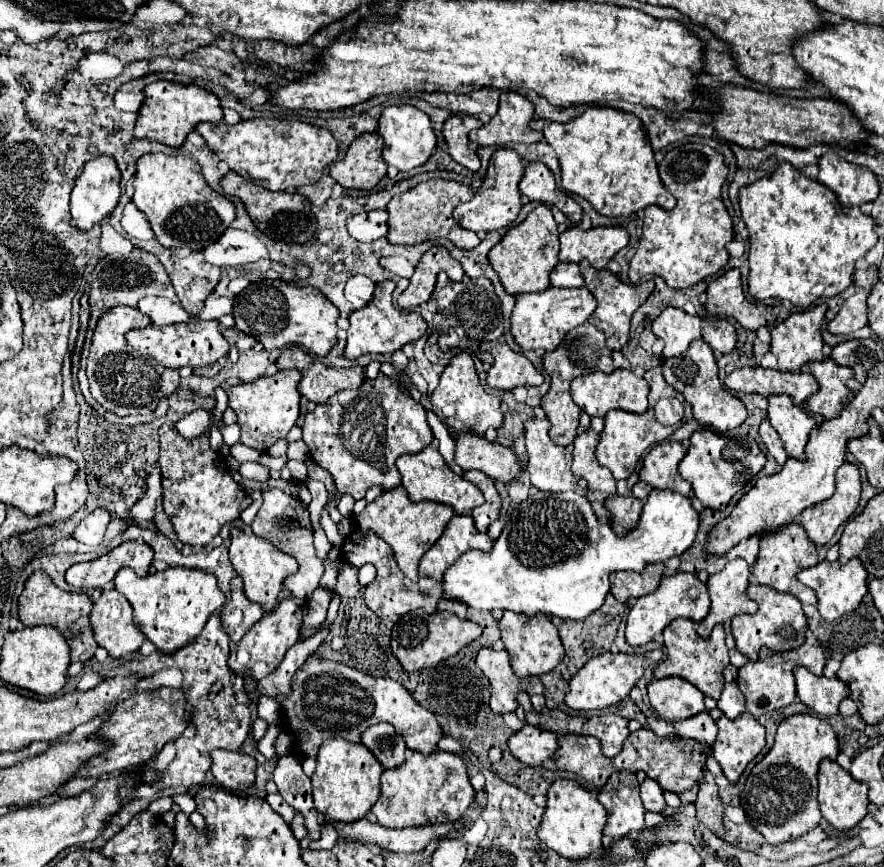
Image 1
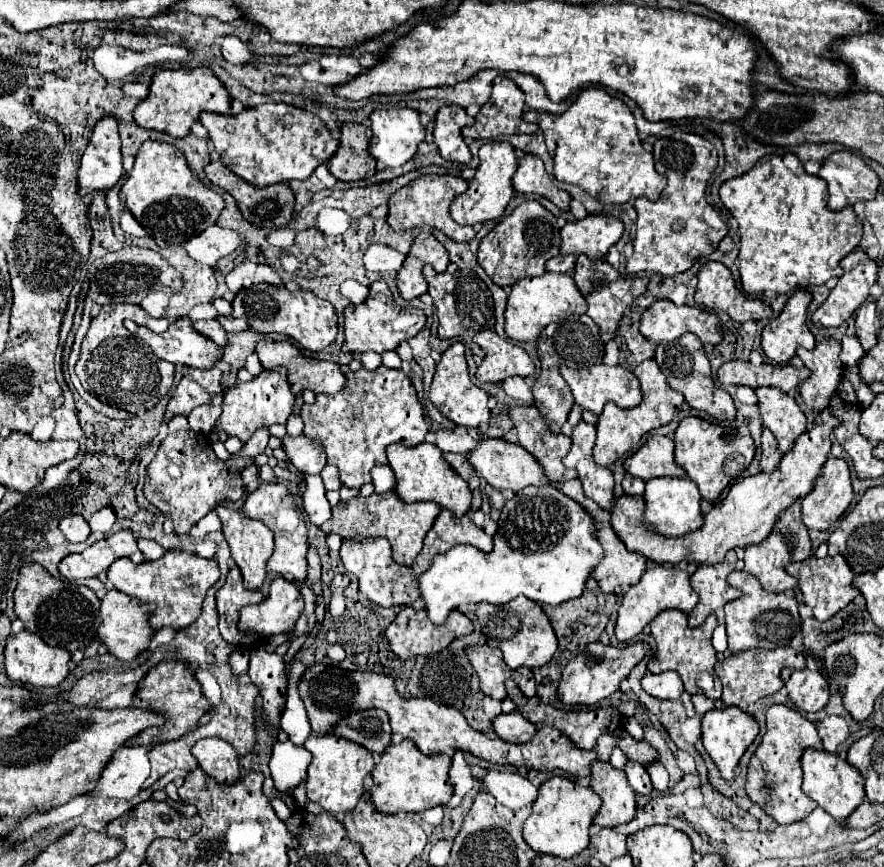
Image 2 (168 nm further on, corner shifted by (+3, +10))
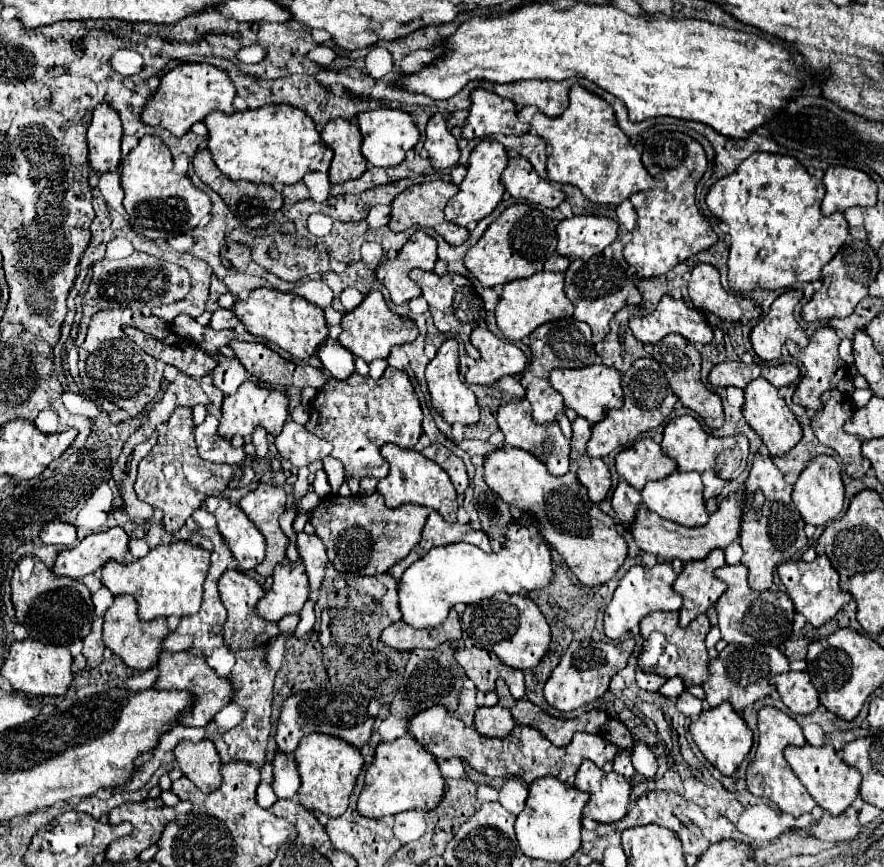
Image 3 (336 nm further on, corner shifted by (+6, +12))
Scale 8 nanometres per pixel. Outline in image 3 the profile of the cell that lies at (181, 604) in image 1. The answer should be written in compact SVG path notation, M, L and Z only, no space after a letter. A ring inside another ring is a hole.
M186 540L156 546L148 556L130 564L116 560L104 564L102 584L114 594L132 594L138 602L138 614L142 620L168 618L168 616L192 616L198 612L202 602L202 584L208 576L210 552L200 546L192 546Z

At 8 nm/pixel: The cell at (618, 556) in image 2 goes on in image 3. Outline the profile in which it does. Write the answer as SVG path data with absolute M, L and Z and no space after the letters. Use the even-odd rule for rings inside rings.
M504 446L484 458L484 482L504 502L518 510L536 512L540 528L544 528L544 538L568 562L570 570L584 586L606 584L628 558L628 544L620 536L618 524L592 504L586 488L572 472L556 478L540 464L540 460L536 460L536 456L530 456L530 452Z

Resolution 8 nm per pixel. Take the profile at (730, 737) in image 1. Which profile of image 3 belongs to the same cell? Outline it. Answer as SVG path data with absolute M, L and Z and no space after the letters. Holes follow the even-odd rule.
M728 702L716 706L716 708L704 710L698 716L698 720L690 724L690 736L698 744L700 752L706 756L706 760L712 766L716 766L724 776L732 776L752 748L752 730Z

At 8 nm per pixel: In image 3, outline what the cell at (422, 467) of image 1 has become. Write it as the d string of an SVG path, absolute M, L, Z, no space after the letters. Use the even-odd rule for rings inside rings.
M384 444L382 446L382 456L390 464L390 472L386 478L382 478L376 486L376 490L384 496L386 506L396 508L402 504L422 504L426 508L432 508L442 514L444 520L456 522L456 508L458 508L458 492L454 490L452 480L448 474L432 460L424 458L416 450L404 450L396 444Z

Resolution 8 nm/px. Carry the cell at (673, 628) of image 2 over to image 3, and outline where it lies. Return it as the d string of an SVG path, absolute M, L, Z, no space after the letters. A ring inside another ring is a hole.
M652 612L640 622L640 630L644 636L644 650L640 654L640 668L644 672L654 672L666 678L680 676L686 684L686 688L694 684L704 684L710 676L708 672L708 652L704 646L704 638L710 630L710 620L706 614L700 614L696 620L692 620L686 628L678 626L678 614L676 612Z

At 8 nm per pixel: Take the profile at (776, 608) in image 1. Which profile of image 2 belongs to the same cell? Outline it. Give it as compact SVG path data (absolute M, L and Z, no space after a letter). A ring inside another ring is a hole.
M731 572L727 582L741 590L741 598L725 604L725 626L727 626L727 644L731 652L743 652L747 648L781 648L787 646L801 630L801 618L797 610L797 600L787 594L765 592L757 578L747 572Z

